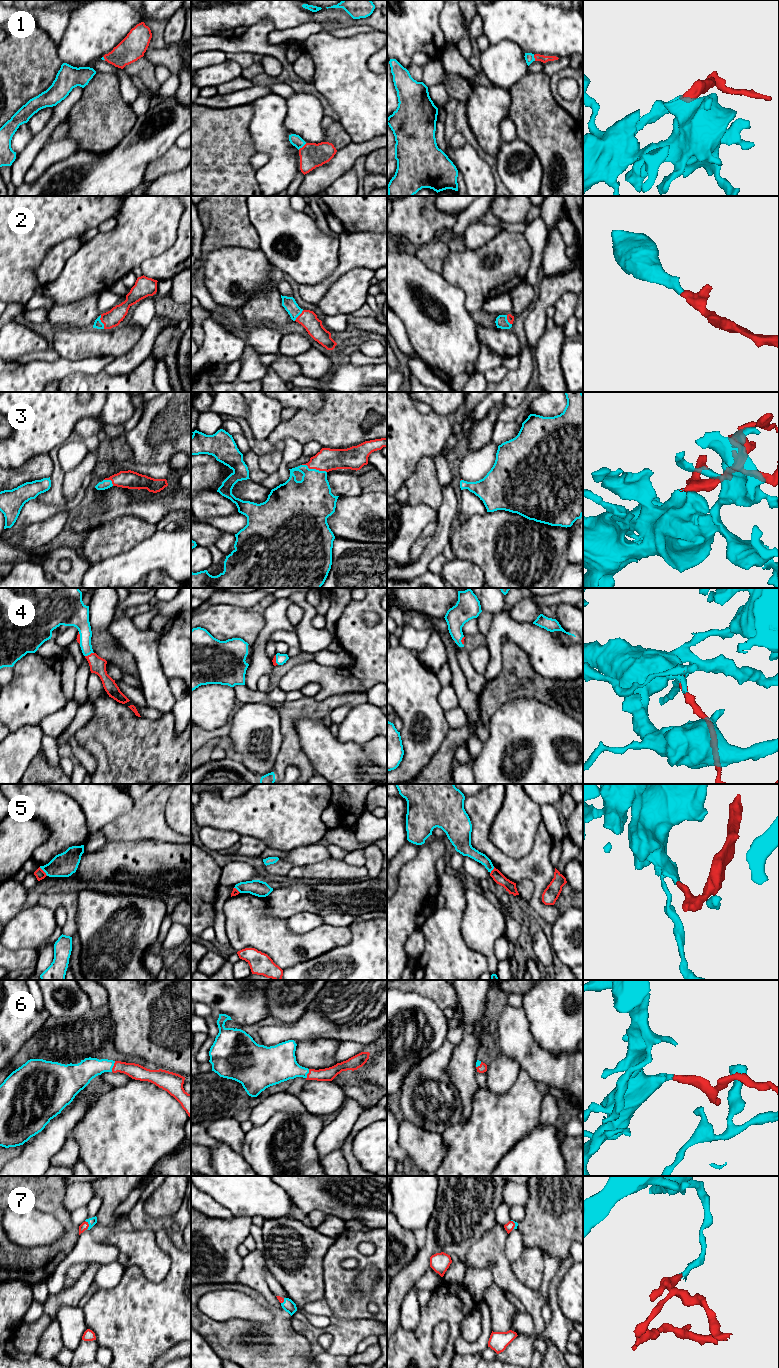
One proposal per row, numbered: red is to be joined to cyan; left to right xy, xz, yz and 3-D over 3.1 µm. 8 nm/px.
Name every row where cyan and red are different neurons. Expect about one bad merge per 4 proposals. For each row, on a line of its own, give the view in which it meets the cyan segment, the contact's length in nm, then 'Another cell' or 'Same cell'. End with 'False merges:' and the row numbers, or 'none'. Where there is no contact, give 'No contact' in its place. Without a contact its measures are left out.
1: Touches cyan in xz. Shared border 90 nm. Same cell
2: Touches cyan in xy. Shared border 120 nm. Same cell
3: Touches cyan in xz. Shared border 220 nm. Same cell
4: Touches cyan in xy. Shared border 80 nm. Same cell
5: Touches cyan in xy. Shared border 100 nm. Another cell
6: Touches cyan in xy. Shared border 90 nm. Same cell
7: Touches cyan in xy. Shared border 80 nm. Same cell
False merges: 5

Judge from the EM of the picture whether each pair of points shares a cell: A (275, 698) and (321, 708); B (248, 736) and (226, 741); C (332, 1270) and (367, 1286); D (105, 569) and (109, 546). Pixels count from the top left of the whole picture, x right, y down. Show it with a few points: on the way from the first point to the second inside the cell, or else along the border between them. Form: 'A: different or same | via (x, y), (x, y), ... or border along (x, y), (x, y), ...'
A: different | border along (285, 700), (280, 704)
B: different | border along (228, 735), (234, 748)
C: different | border along (372, 1265), (354, 1280), (362, 1294)
D: different | border along (129, 549), (123, 553), (118, 553), (90, 564)

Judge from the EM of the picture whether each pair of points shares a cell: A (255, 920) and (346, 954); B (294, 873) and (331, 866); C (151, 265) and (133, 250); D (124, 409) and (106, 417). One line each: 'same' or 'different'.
A: different
B: same
C: different
D: same

